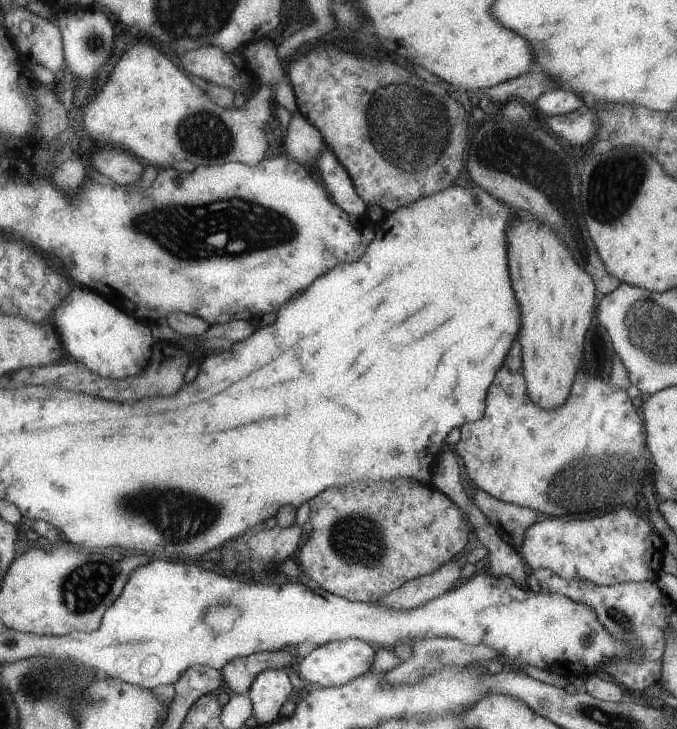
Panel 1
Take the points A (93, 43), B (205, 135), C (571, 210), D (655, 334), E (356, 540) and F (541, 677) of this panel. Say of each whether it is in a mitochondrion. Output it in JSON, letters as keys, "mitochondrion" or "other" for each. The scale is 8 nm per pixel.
{"A":"mitochondrion","B":"mitochondrion","C":"mitochondrion","D":"mitochondrion","E":"mitochondrion","F":"other"}

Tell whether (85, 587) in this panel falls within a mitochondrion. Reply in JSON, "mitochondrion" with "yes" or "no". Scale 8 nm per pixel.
{"mitochondrion":"yes"}

